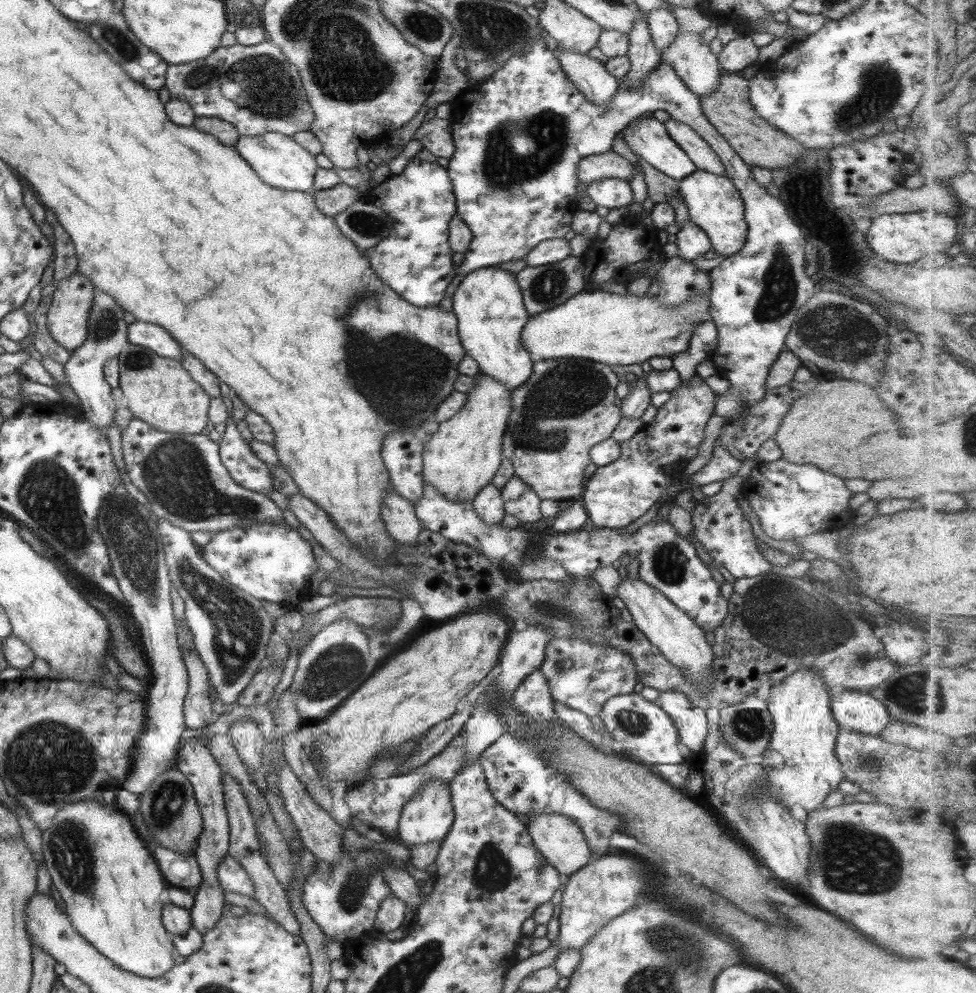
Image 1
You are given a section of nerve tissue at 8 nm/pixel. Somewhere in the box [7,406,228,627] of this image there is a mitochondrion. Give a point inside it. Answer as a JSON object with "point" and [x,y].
{"point":[47,491]}

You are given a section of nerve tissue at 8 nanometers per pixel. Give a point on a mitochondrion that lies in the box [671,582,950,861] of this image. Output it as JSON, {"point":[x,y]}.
{"point":[913,695]}

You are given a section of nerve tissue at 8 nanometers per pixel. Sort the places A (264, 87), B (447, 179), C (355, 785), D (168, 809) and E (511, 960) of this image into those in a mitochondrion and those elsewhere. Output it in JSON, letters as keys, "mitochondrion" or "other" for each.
{"A":"mitochondrion","B":"other","C":"other","D":"mitochondrion","E":"other"}

